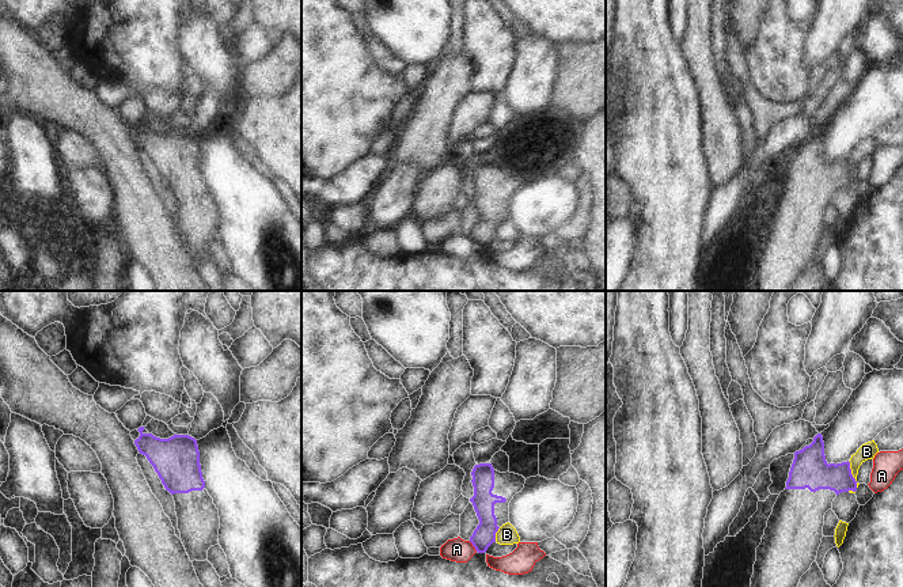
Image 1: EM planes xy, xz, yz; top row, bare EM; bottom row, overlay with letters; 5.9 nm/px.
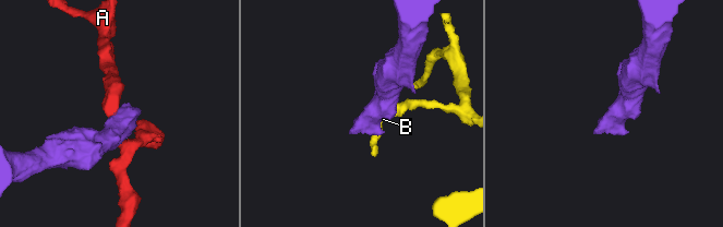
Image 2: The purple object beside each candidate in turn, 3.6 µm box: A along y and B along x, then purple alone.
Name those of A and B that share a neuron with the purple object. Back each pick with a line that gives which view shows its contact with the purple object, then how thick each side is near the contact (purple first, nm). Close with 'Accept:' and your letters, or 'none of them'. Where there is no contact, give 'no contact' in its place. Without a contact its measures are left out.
Accept: none of them

